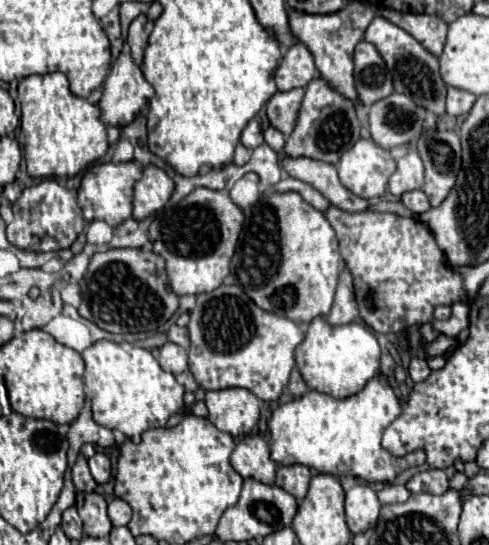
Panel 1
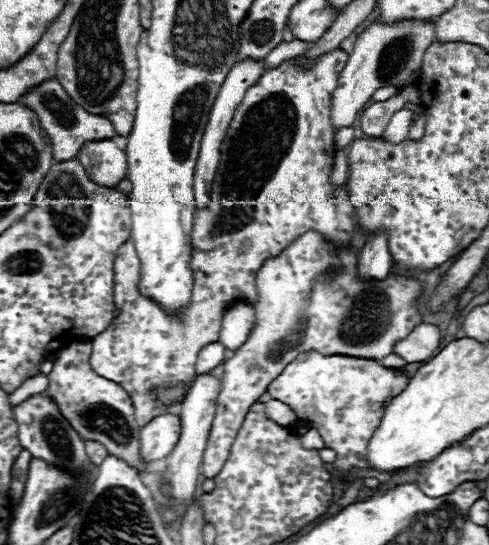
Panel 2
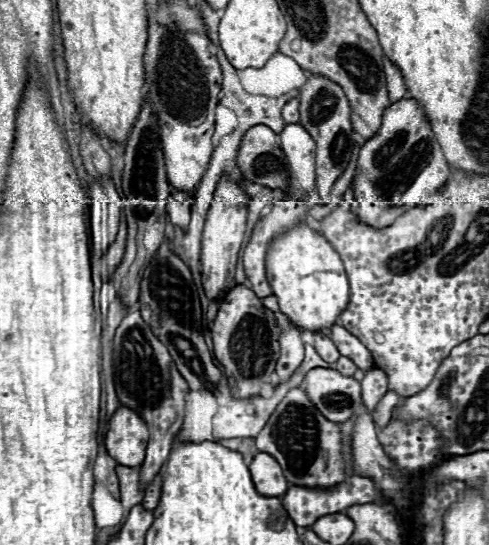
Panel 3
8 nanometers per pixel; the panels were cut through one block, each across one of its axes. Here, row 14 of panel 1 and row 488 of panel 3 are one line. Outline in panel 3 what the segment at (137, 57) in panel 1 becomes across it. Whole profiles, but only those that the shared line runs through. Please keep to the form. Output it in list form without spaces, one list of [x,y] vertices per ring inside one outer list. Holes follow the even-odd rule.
[[[138,310],[128,312],[122,324],[118,326],[114,336],[112,360],[114,360],[114,382],[116,382],[120,404],[134,410],[146,422],[150,432],[146,460],[140,466],[140,490],[144,490],[146,486],[152,484],[152,480],[168,460],[174,434],[178,434],[178,430],[182,428],[184,406],[186,406],[184,398],[188,394],[188,384],[178,374],[166,346],[152,334],[150,326],[142,320]]]

